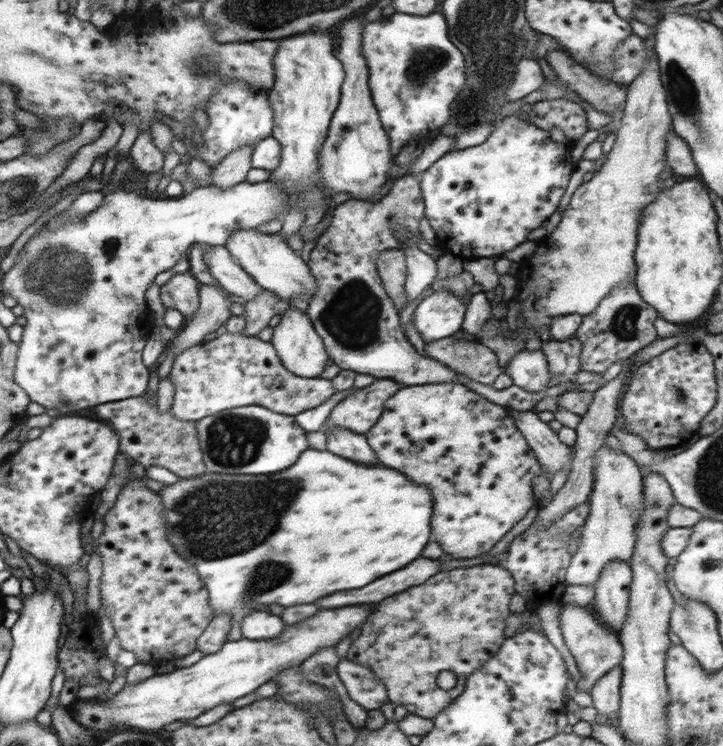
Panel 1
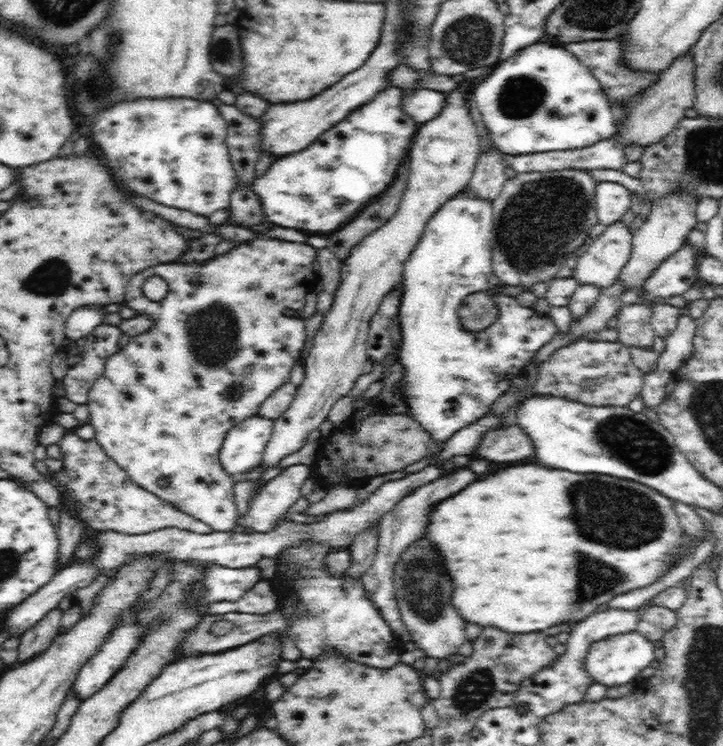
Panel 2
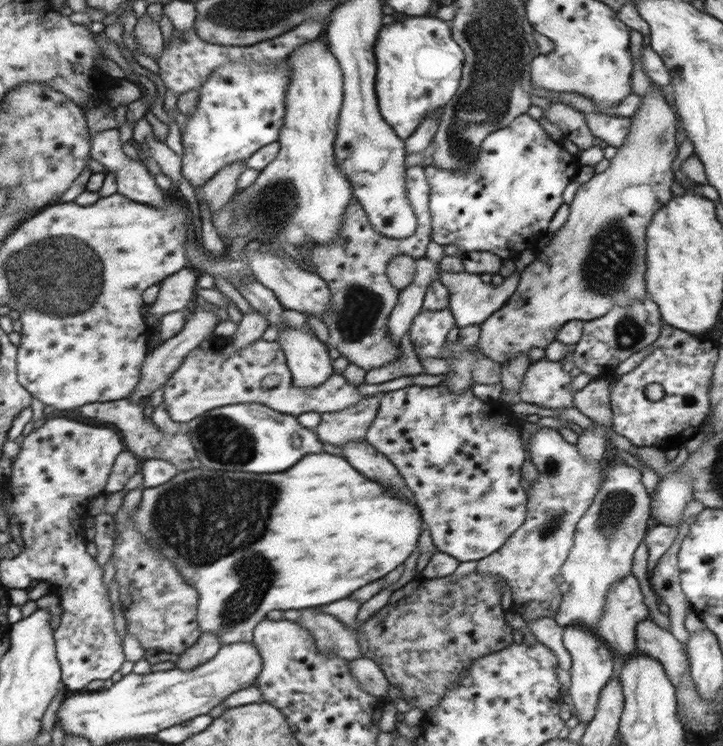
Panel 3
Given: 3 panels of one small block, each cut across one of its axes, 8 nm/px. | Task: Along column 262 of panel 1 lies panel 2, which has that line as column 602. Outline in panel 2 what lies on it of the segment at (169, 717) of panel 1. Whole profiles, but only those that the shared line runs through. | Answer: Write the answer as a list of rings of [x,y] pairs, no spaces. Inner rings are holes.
[[[638,631],[615,634],[593,644],[588,650],[584,666],[594,682],[604,684],[608,688],[622,686],[622,684],[632,683],[644,668],[654,665],[656,649],[657,644],[646,639]]]

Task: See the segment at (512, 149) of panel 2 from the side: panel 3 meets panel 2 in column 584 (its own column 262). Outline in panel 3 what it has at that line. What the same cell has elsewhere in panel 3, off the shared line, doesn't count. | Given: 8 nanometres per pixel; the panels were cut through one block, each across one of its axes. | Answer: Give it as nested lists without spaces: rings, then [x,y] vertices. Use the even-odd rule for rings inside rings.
[[[288,59],[280,62],[280,65],[254,65],[254,63],[228,63],[224,67],[214,71],[214,74],[210,75],[210,78],[206,79],[206,83],[201,86],[198,90],[200,93],[198,104],[195,111],[192,114],[186,115],[188,117],[188,125],[186,125],[186,131],[182,136],[184,157],[181,157],[181,172],[185,179],[190,184],[197,188],[198,186],[204,185],[217,175],[218,170],[234,164],[234,162],[245,162],[247,158],[250,158],[257,150],[260,150],[263,146],[270,144],[271,142],[279,139],[279,132],[282,128],[284,117],[286,116],[286,89],[290,82],[290,65],[288,65]]]

